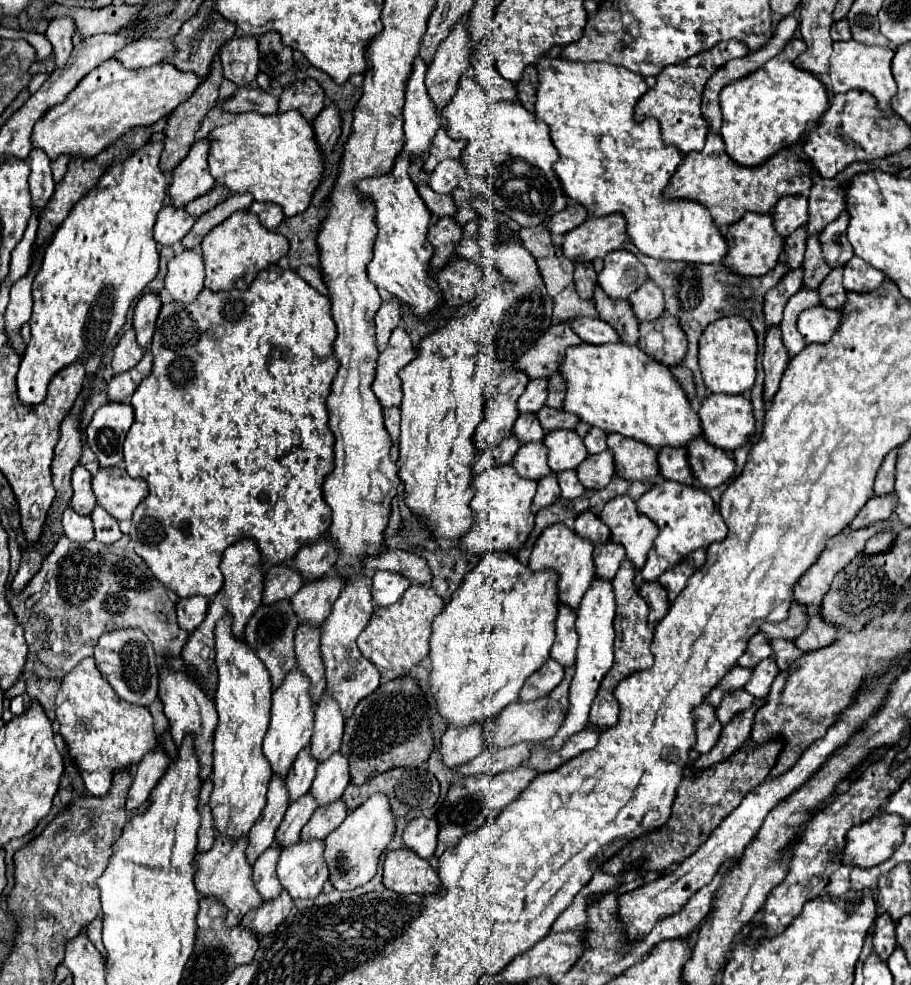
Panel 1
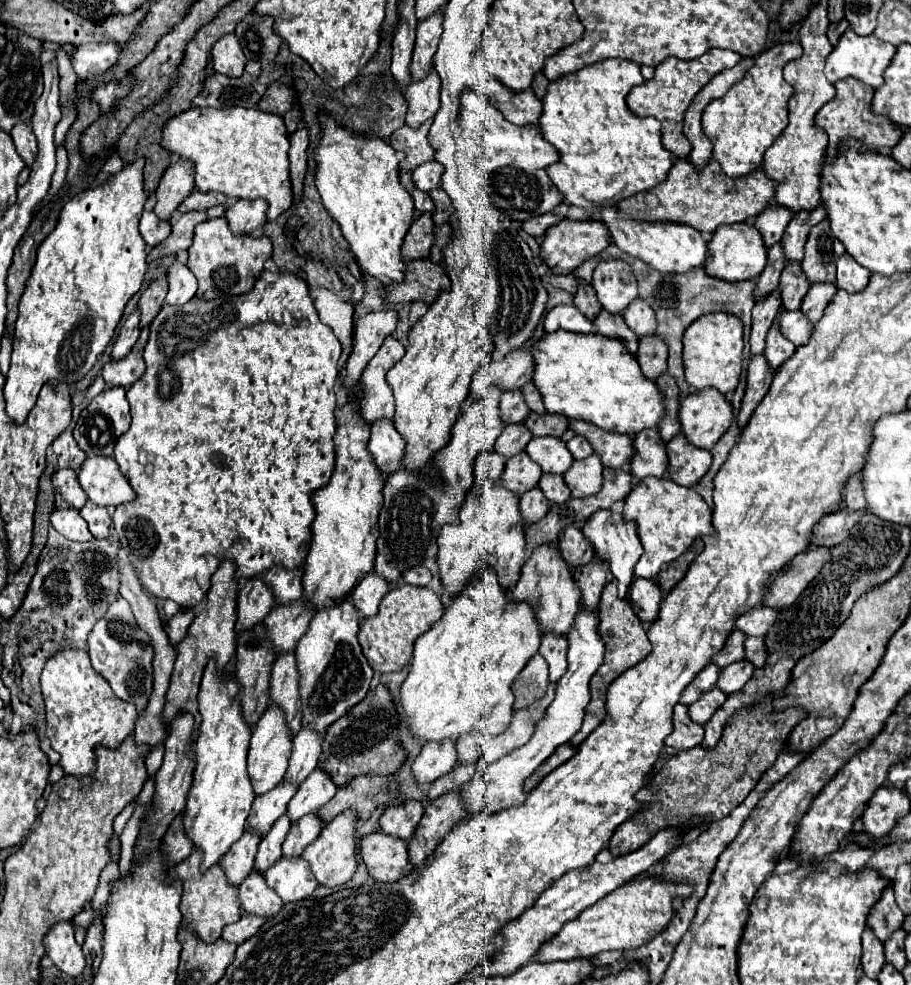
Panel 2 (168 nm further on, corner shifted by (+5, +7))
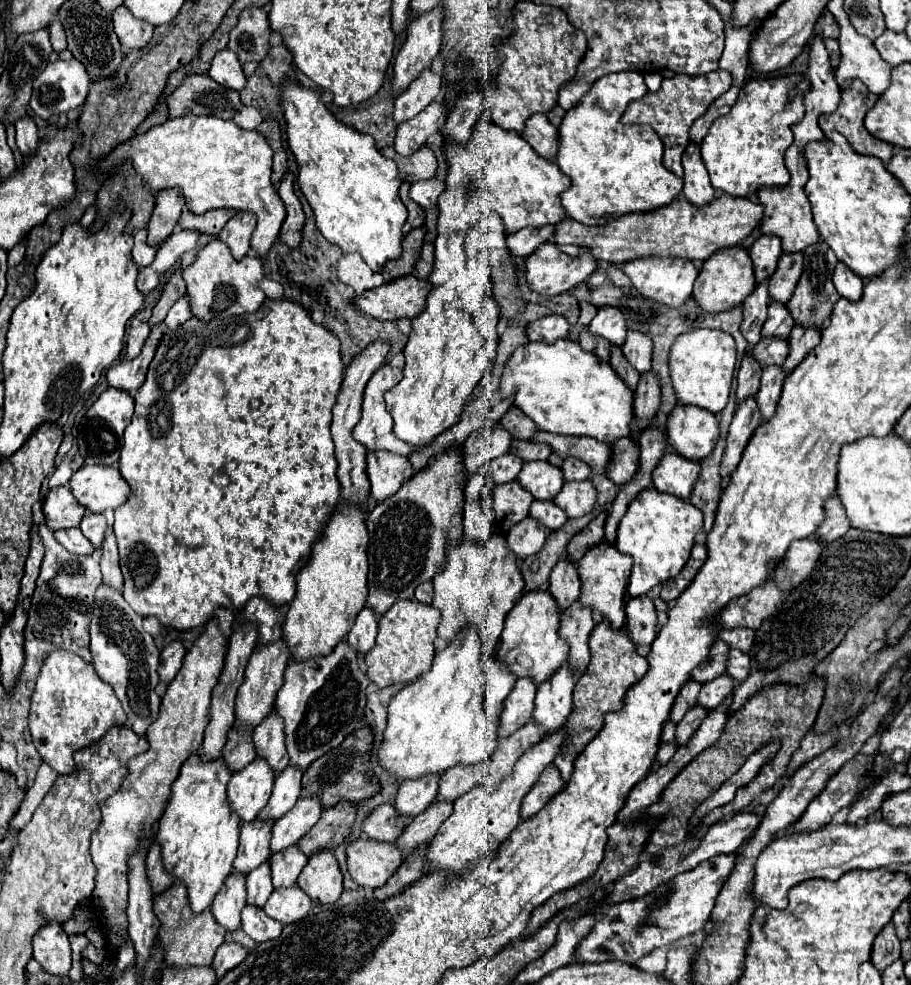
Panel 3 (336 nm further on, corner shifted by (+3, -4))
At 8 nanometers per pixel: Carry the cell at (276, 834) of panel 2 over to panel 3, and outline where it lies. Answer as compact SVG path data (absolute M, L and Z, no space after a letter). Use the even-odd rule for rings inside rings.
M267 859L263 865L259 865L247 875L247 903L263 907L271 891L273 891L273 883L271 883L269 859Z

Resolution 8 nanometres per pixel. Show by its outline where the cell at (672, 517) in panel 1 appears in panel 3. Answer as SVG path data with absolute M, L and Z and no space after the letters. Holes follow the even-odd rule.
M655 489L641 491L627 507L619 529L615 545L619 551L629 553L633 557L633 571L627 585L629 597L645 595L653 585L665 583L673 575L677 575L691 555L691 547L695 545L695 537L703 529L703 513L685 499L679 499L669 493L659 493Z

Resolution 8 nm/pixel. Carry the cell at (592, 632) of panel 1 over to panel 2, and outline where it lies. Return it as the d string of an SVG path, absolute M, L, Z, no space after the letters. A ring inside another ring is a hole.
M585 608L579 610L573 628L567 634L569 668L561 676L561 680L557 682L555 700L551 702L545 716L535 726L535 732L525 746L513 750L511 754L507 754L505 758L501 758L497 762L491 762L487 766L477 766L477 772L475 772L473 780L461 786L461 798L465 802L467 814L471 814L471 816L475 816L475 814L491 816L491 814L499 812L501 808L521 806L525 802L525 792L523 792L525 778L531 776L537 770L537 766L553 754L553 750L557 746L569 742L581 730L581 722L583 722L583 716L585 716L585 706L591 700L589 680L597 672L597 668L603 664L603 652L605 652L605 644L603 644L599 632L597 632L597 624L599 624L597 612L587 612Z

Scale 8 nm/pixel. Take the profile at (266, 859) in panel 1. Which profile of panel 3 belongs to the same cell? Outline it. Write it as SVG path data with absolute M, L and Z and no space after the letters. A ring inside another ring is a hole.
M245 905L241 911L241 927L253 941L263 943L279 937L283 923L279 923L277 919L271 919L261 907Z

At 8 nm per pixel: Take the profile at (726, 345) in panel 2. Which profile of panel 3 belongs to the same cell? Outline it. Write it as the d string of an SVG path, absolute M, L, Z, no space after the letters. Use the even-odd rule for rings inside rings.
M695 329L679 335L669 353L669 369L677 399L681 403L703 407L711 413L723 411L733 389L735 361L737 361L735 339L725 331Z

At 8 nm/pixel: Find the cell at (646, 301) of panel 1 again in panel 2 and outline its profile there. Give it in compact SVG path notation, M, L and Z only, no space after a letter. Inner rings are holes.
M635 298L633 304L629 304L629 308L623 312L625 324L629 324L629 328L637 334L637 338L645 338L645 336L653 336L657 322L655 322L655 314L649 308L649 304L645 304L643 300Z

